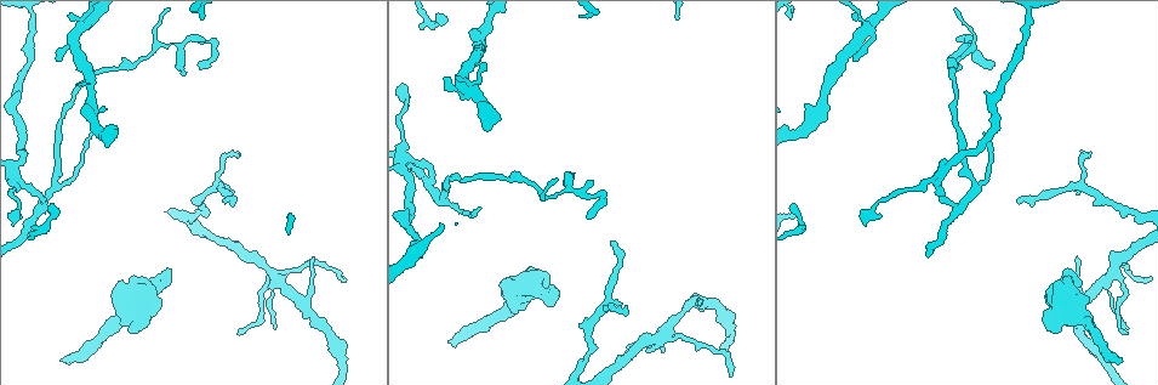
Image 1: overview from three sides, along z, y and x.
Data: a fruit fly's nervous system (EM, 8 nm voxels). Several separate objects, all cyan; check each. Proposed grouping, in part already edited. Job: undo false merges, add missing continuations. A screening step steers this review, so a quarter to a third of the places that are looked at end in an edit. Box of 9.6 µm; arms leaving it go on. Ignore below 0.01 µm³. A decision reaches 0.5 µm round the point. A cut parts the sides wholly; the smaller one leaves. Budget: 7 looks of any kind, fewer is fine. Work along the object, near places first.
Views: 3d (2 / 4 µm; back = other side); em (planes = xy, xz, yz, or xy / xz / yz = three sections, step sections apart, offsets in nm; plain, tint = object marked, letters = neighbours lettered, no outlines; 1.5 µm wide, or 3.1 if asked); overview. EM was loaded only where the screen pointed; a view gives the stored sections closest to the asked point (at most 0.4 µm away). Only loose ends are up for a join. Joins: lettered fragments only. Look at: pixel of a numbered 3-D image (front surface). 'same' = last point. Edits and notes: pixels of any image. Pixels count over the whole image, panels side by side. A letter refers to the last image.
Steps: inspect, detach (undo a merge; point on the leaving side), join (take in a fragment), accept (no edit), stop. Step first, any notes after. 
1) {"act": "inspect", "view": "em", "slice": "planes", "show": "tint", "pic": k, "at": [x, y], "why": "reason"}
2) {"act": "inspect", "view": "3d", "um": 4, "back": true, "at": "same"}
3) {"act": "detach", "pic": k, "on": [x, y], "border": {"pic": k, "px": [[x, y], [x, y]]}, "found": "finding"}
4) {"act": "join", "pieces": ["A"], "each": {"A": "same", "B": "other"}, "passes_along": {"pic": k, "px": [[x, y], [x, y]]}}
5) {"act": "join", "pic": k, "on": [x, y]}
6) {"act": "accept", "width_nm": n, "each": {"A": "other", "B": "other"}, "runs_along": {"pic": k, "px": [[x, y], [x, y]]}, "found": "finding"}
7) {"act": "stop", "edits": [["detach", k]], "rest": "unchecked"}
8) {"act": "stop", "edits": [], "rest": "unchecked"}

{"act": "inspect", "view": "3d", "um": 4, "pic": 1, "at": [554, 292], "why": "branch stops here"}

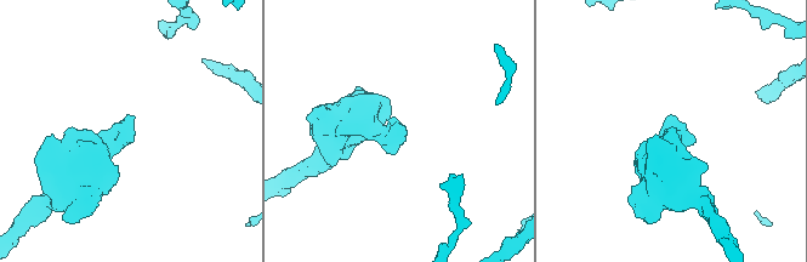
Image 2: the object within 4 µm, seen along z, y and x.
{"act": "inspect", "view": "em", "slice": "planes", "show": "letters", "pic": 2, "at": [669, 117]}

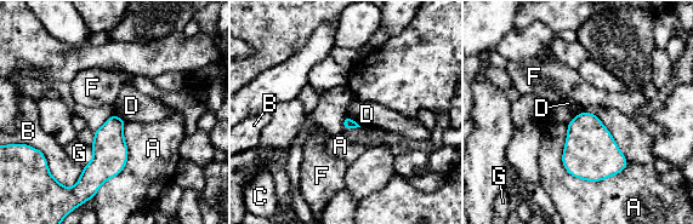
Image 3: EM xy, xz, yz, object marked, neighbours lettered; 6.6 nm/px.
{"act": "accept", "each": {"A": "other", "B": "other", "C": "other", "D": "other", "F": "other", "G": "other"}, "border": {"pic": 3, "px": [[347, 114], [361, 126]]}, "found": "no lettered fragment goes on from it"}

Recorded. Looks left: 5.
{"act": "inspect", "view": "em", "slice": "planes", "show": "letters", "pic": 1, "at": [610, 242], "why": "tapers out"}

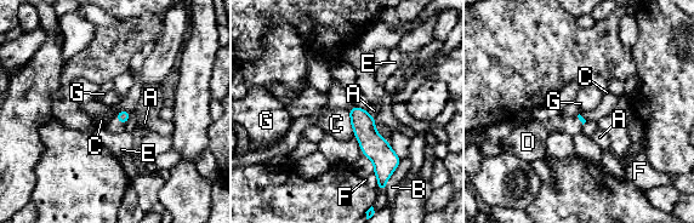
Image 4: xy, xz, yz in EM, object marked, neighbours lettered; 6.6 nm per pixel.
{"act": "join", "pieces": ["D"], "each": {"A": "other", "B": "other", "C": "other", "D": "same", "E": "other", "F": "other", "G": "other"}, "passes_along": {"pic": 4, "px": [[123, 116], [119, 120], [114, 126]]}, "found": "it goes on there"}

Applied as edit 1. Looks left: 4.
{"act": "inspect", "view": "overview"}

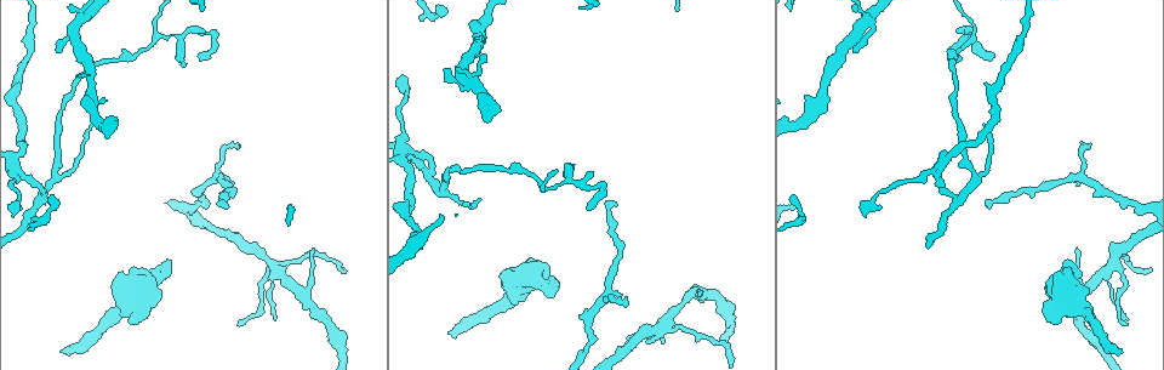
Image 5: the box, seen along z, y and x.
{"act": "inspect", "view": "em", "slice": "planes", "show": "tint", "pic": 5, "at": [62, 351], "why": "free end"}

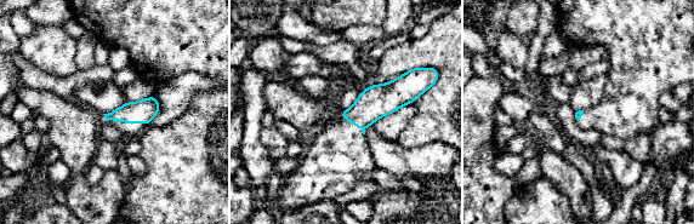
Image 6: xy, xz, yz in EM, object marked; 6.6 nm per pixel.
{"act": "inspect", "view": "em", "slice": "planes", "show": "letters", "at": "same", "why": "what lies round it"}

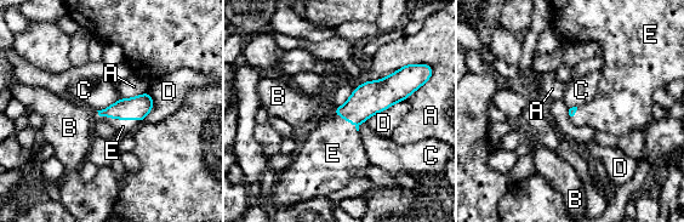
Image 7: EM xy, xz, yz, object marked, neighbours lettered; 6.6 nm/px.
{"act": "join", "pieces": ["E"], "each": {"A": "other", "B": "other", "C": "other", "D": "other", "E": "same"}, "passes_along": {"pic": 7, "px": [[137, 108], [118, 118], [123, 126]]}, "found": "it goes on there"}

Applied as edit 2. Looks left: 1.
{"act": "stop", "edits": [["join", 4], ["join", 7]], "rest": "unchecked"}

